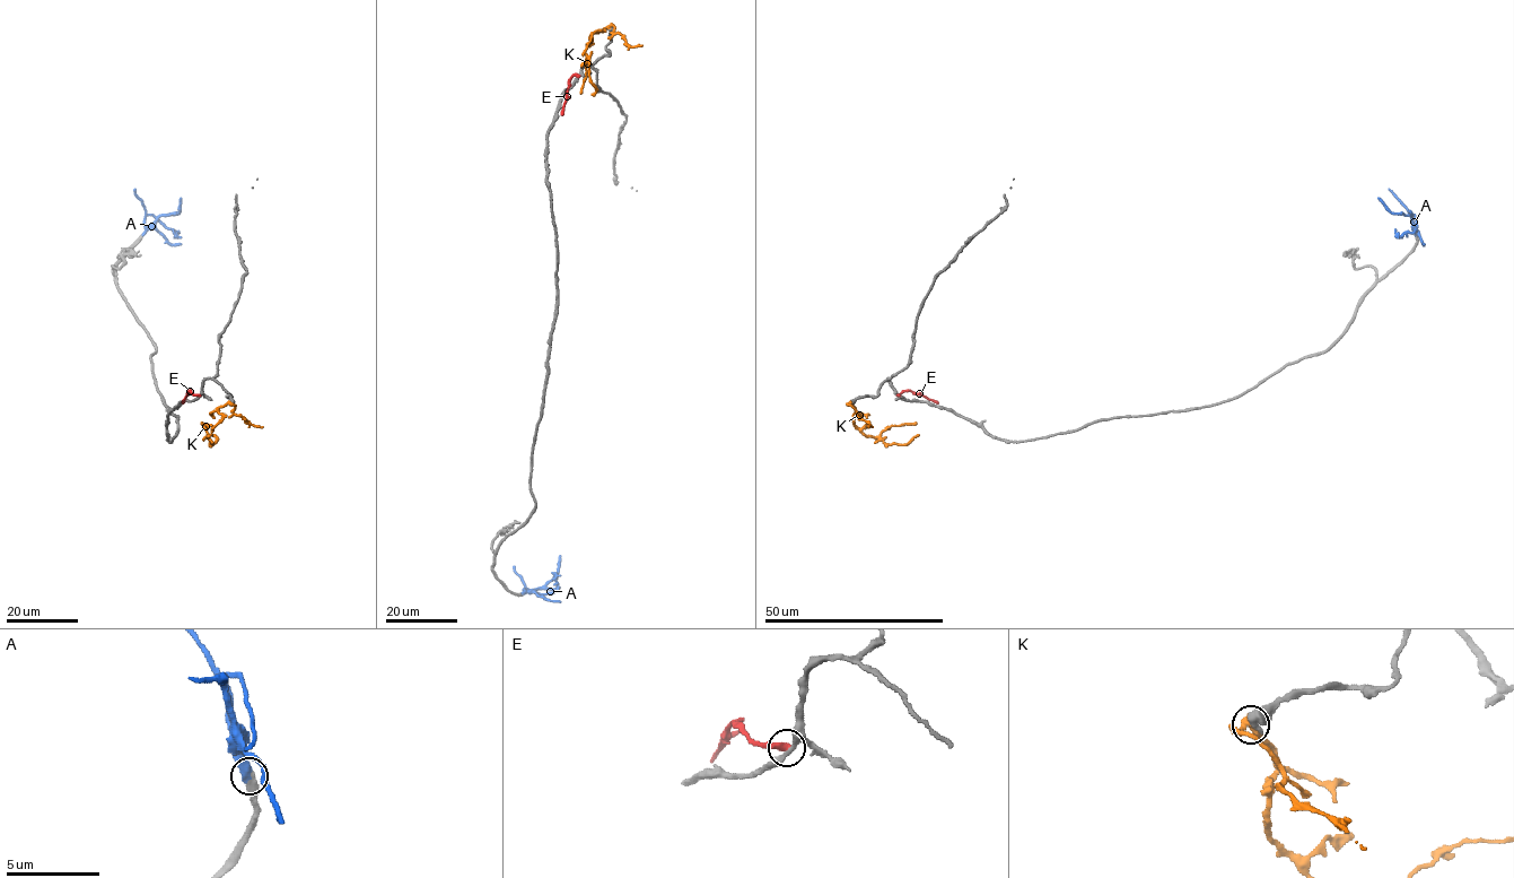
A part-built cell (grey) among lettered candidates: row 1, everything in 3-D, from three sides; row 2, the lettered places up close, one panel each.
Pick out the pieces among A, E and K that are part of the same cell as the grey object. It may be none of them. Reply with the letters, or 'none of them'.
A

